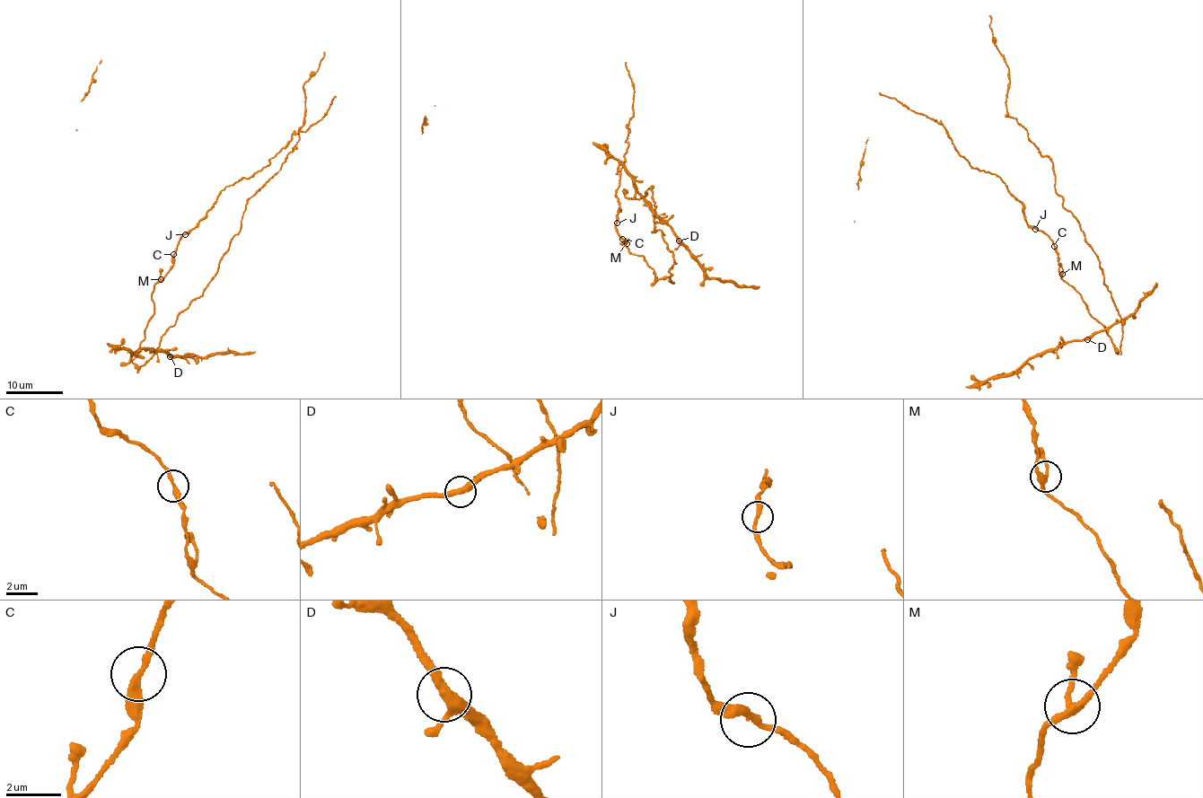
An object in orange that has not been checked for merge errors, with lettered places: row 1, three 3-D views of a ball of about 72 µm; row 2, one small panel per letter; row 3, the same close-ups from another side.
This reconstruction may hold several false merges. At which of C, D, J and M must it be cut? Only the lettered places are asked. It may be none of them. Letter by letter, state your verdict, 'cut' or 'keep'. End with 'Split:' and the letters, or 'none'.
C: keep
D: keep
J: keep
M: keep
Split: none

